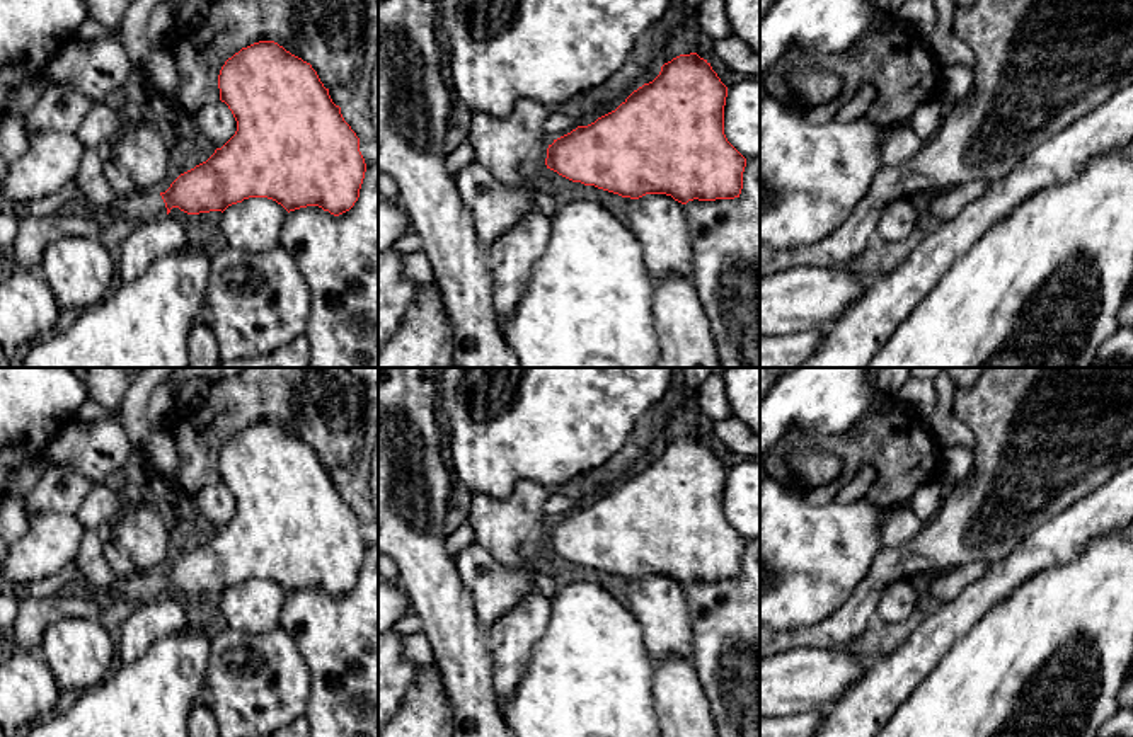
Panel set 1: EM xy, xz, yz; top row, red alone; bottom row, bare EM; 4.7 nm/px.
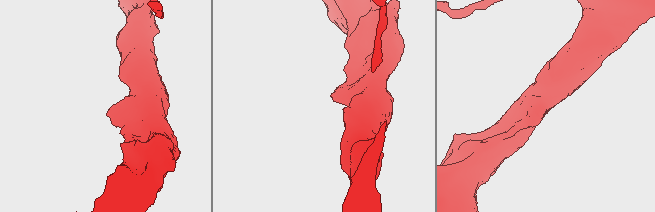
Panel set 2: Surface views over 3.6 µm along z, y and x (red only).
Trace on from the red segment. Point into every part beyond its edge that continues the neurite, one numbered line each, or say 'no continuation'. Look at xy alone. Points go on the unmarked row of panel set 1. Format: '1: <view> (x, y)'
1: xy (94, 572)

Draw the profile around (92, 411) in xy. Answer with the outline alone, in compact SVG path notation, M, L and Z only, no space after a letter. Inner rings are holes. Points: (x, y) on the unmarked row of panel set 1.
M89 403L83 405L72 420L75 422L82 422L82 420L102 420L104 417L107 417L111 414L109 408L97 405L97 403Z

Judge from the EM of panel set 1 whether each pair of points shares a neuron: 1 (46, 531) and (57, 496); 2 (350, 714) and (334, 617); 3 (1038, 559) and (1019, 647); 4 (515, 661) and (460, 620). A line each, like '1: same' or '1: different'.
1: different
2: same
3: different
4: different

